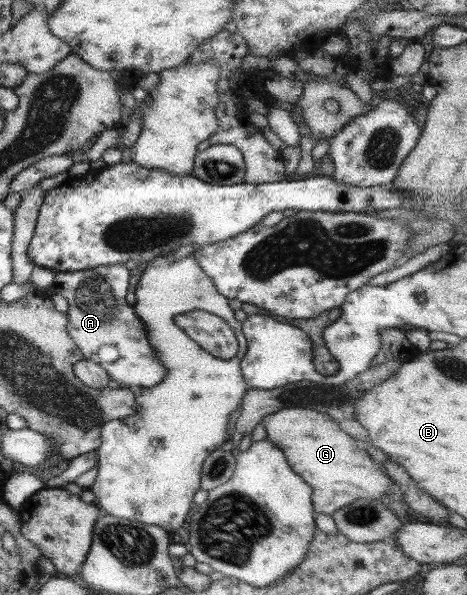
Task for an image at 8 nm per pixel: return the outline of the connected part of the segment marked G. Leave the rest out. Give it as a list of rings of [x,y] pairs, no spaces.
[[[290,407],[266,414],[260,423],[265,430],[265,438],[282,451],[292,472],[295,472],[311,488],[311,506],[316,514],[331,515],[334,511],[360,498],[380,501],[382,494],[386,494],[388,488],[394,484],[386,473],[382,473],[382,467],[372,462],[366,452],[358,450],[356,441],[351,435],[344,434],[338,423],[328,415],[306,408]]]

